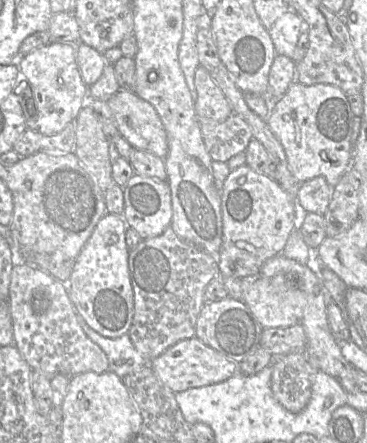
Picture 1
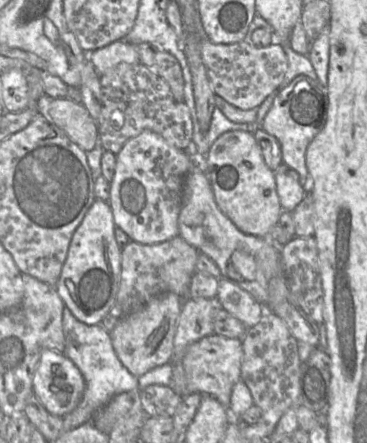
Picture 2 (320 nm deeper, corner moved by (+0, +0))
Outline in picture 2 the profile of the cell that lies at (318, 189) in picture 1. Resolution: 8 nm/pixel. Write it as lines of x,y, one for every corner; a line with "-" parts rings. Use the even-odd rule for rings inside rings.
282,163
274,171
276,190
283,211
292,212
305,195
298,173

